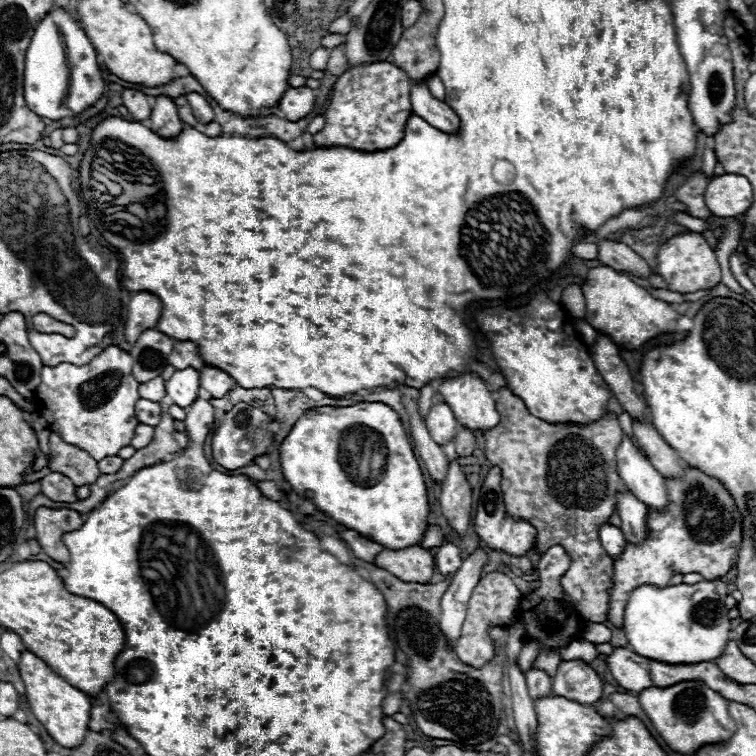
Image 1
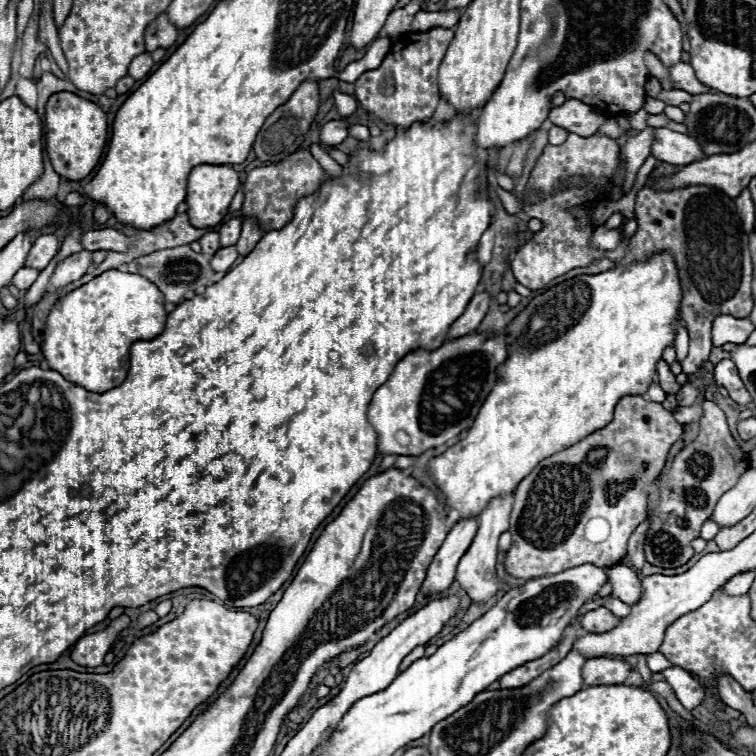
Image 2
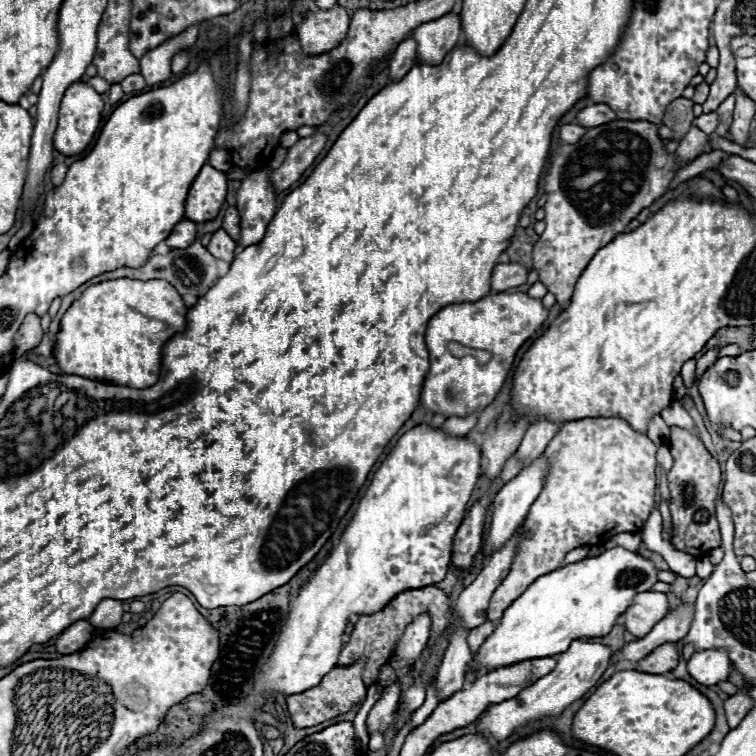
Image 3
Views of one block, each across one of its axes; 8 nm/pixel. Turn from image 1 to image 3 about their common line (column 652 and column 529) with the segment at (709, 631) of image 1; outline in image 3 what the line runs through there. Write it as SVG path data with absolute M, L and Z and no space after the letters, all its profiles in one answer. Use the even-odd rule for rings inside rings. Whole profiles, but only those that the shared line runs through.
M612 548L600 556L584 558L540 576L504 610L494 632L472 656L468 670L488 672L524 660L546 658L564 652L572 640L606 636L624 608L632 604L632 596L650 590L658 582L656 572L654 564L640 554Z

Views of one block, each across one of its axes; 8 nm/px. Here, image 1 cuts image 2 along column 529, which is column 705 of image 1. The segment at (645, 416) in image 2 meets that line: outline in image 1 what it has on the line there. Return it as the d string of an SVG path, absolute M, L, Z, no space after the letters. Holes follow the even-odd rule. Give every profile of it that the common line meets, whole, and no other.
M696 468L686 470L682 480L666 480L670 504L666 512L648 512L648 538L642 546L626 544L622 556L614 560L614 590L610 596L608 620L614 626L624 624L624 608L632 588L652 584L666 588L674 574L700 574L704 580L724 576L738 558L742 542L742 518L728 490Z

